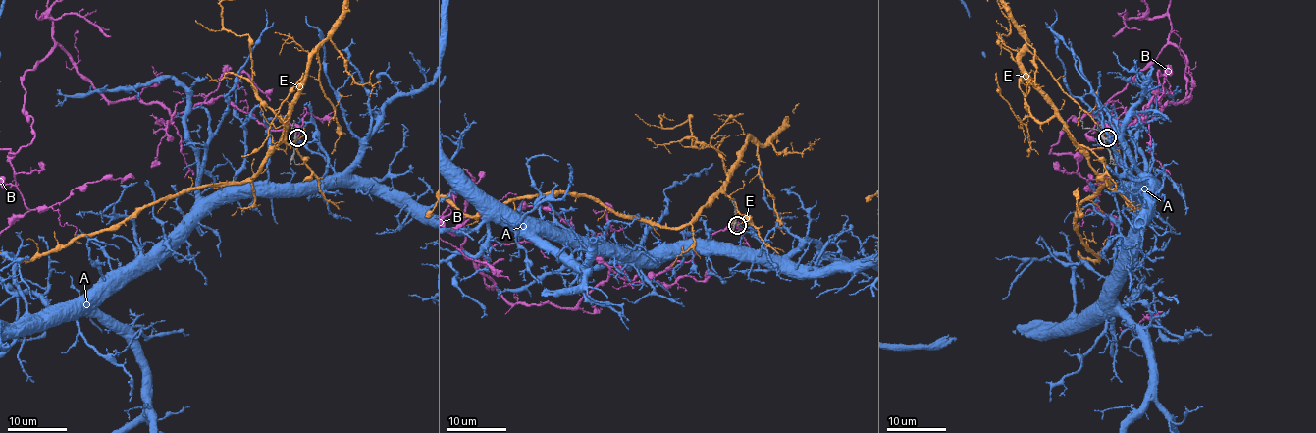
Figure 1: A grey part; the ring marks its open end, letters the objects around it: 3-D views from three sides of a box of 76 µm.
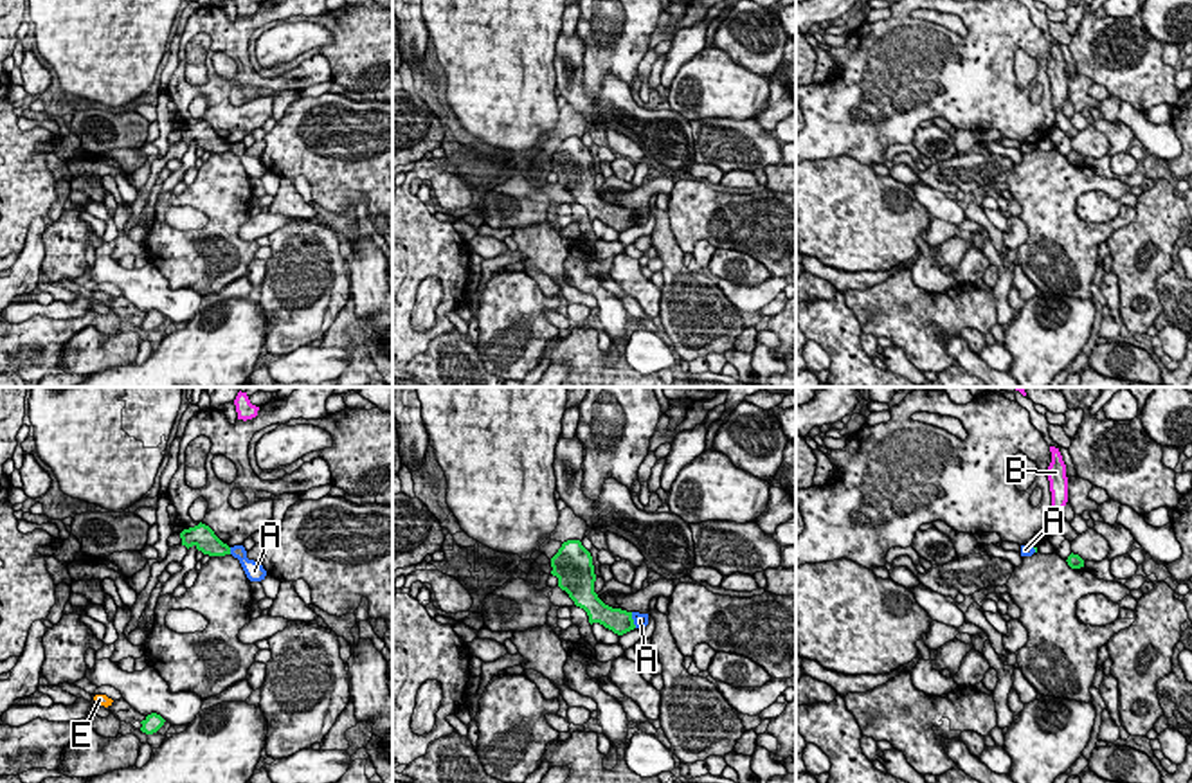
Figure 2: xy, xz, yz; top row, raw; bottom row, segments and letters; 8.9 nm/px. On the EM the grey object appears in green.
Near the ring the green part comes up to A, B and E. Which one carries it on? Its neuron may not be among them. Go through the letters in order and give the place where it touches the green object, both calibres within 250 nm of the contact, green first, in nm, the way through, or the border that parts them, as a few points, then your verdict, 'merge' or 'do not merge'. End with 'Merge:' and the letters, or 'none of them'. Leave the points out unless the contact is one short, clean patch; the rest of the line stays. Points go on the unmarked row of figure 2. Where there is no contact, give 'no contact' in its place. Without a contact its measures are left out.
A: meets green in xz at (632, 216); 220 nm thick on the green side, 130 nm on the other; border along xz (631, 209), (636, 224); do not merge
B: no contact; merge
E: no contact; do not merge
Merge: B

